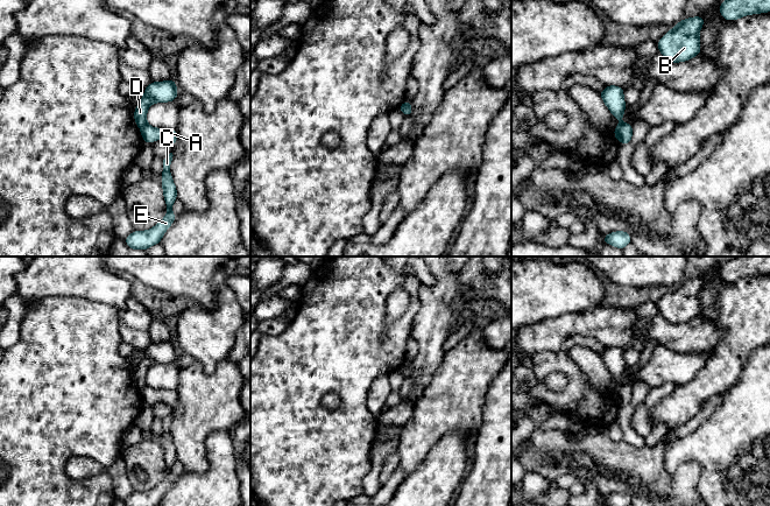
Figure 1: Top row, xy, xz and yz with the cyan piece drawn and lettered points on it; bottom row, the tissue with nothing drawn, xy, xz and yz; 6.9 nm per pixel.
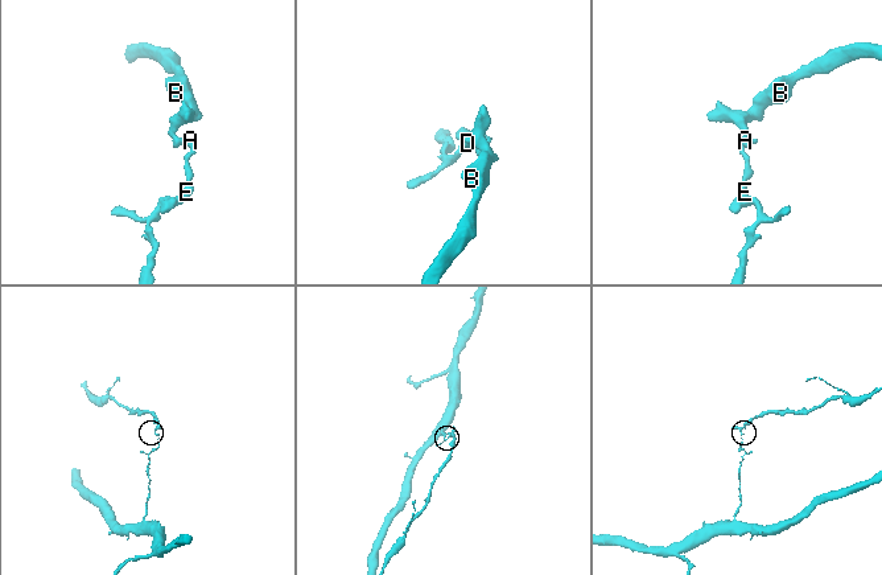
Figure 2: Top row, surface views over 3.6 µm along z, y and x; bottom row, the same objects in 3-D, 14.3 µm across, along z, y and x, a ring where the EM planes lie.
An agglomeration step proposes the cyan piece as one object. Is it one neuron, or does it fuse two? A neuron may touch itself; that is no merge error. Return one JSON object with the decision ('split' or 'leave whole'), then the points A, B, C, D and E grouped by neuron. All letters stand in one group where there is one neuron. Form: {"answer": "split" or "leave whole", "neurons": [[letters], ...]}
{"answer": "split", "neurons": [["A", "C", "E"], ["B", "D"]]}

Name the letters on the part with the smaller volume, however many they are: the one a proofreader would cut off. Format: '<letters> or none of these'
B, D

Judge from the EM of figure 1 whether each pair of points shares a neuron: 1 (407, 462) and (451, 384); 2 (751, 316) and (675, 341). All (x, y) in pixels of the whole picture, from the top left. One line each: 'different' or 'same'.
1: same
2: different

